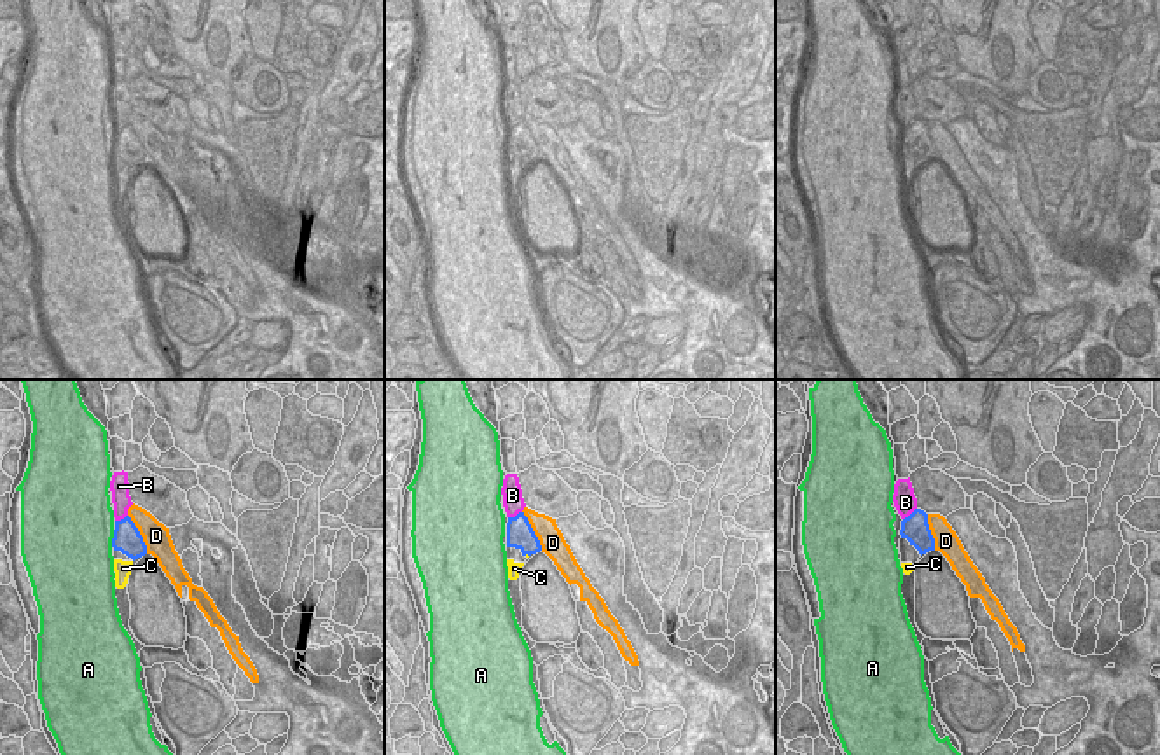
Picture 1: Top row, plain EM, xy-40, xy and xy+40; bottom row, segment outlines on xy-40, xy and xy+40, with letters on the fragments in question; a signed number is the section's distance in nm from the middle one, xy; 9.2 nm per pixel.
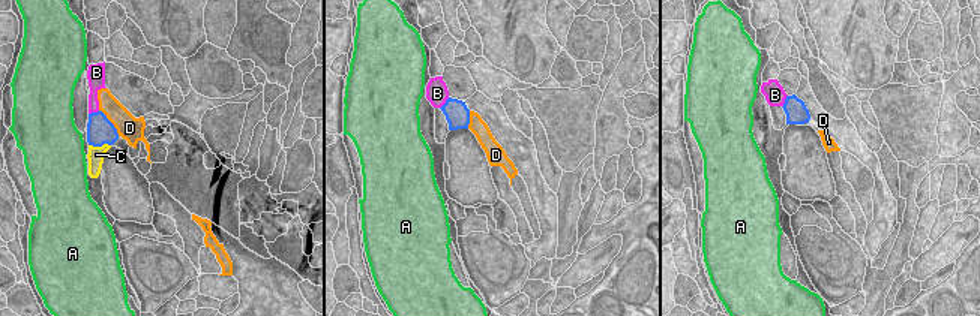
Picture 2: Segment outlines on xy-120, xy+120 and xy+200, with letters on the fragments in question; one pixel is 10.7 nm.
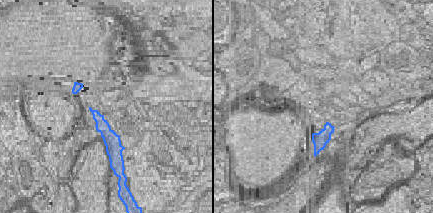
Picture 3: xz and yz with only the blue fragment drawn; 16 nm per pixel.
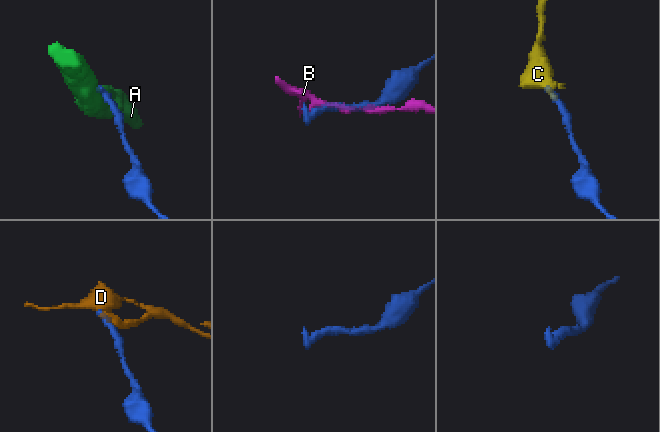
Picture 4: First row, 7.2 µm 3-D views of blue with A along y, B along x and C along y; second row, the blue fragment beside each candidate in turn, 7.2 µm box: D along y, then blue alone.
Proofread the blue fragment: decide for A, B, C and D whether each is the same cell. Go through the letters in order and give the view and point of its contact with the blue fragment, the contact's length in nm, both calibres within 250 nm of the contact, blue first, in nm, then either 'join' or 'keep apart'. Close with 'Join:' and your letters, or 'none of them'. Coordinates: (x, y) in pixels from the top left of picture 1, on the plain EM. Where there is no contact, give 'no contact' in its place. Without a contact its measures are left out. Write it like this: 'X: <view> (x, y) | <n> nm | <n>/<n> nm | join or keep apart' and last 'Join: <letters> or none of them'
A: xy-40 (112, 147) | 160 nm | 260/500 nm | keep apart
B: xy (516, 124) | 140 nm | 260/190 nm | keep apart
C: xy (526, 161) | 50 nm | 260/30 nm | join
D: xy-40 (138, 142) | 400 nm | 260/240 nm | keep apart
Join: C

